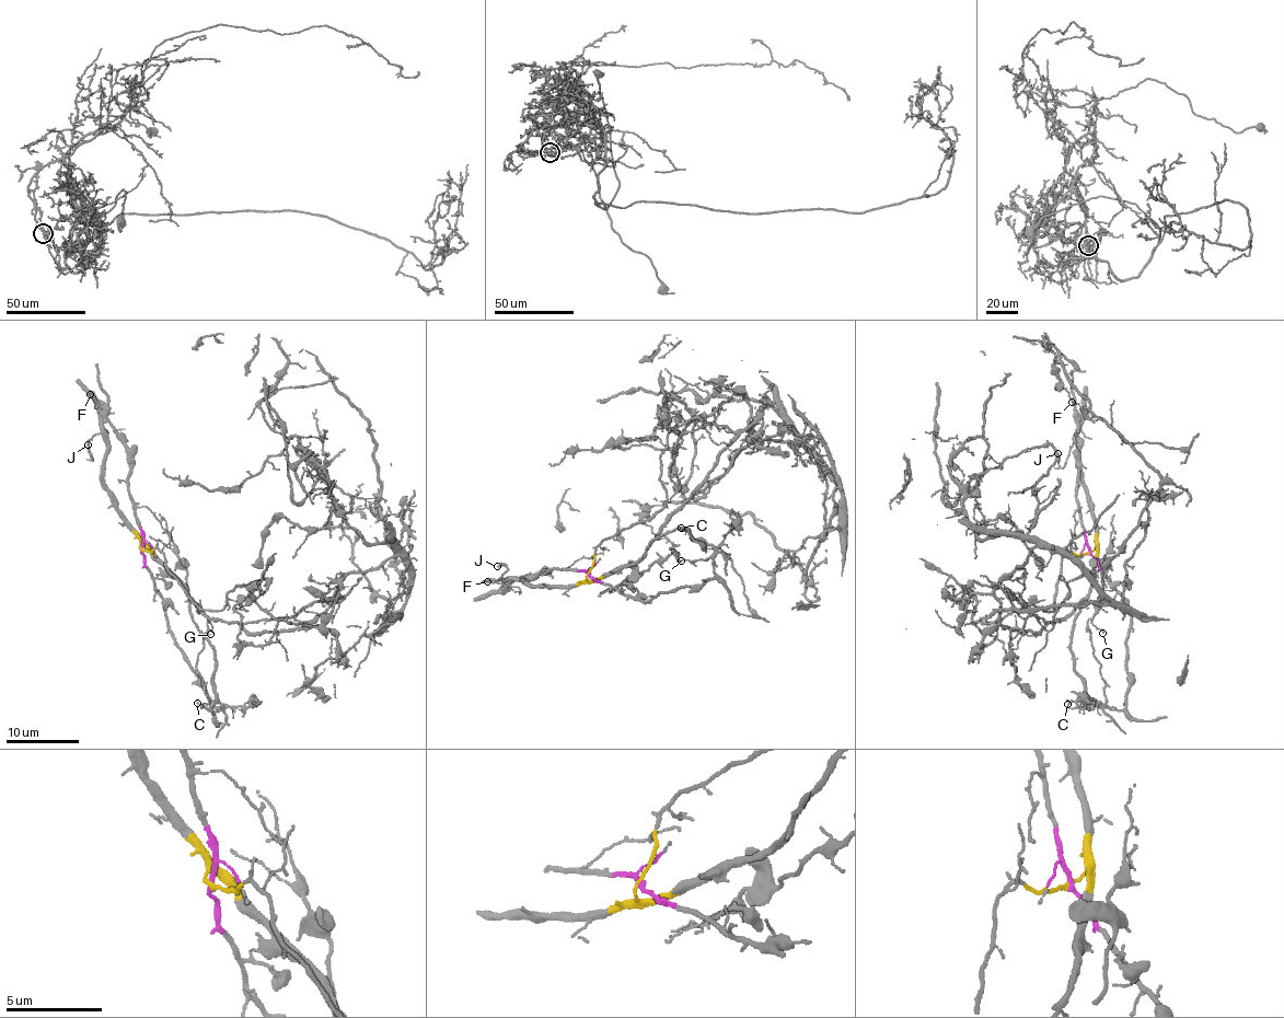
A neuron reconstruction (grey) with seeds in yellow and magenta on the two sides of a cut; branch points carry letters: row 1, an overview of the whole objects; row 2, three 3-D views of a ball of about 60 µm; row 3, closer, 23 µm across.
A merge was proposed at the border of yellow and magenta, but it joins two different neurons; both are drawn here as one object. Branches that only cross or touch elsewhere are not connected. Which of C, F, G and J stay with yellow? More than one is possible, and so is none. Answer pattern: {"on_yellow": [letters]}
{"on_yellow": ["C", "J"]}

